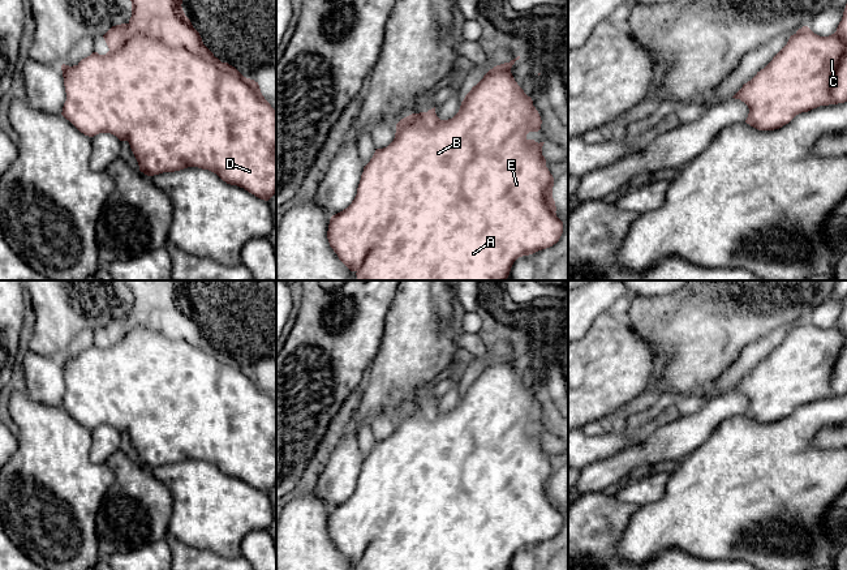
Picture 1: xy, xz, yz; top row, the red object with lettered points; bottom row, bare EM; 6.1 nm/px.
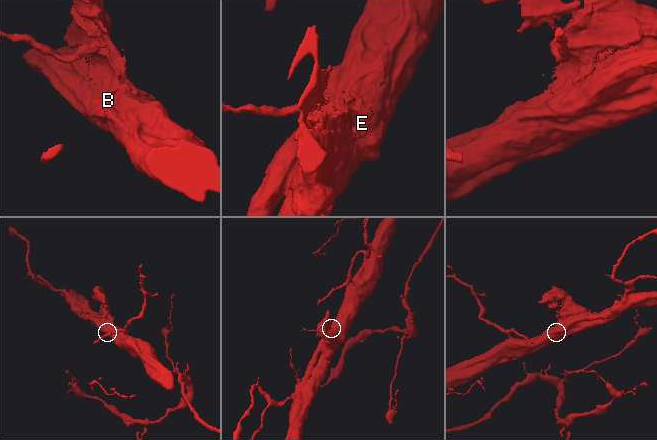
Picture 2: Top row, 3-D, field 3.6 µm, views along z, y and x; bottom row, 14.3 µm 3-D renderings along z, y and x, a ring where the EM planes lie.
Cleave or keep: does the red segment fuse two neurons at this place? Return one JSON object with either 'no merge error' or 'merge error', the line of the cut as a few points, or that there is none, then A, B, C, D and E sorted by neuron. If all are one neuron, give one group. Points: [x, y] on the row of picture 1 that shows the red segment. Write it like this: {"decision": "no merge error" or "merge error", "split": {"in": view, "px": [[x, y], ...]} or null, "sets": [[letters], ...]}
{"decision": "no merge error", "split": null, "sets": [["A", "B", "C", "D", "E"]]}

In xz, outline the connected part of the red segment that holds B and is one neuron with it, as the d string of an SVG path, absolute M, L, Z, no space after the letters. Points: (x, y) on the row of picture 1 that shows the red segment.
M520 56L490 69L472 87L461 102L459 112L448 120L440 120L435 107L427 112L412 113L396 124L394 141L383 149L377 149L370 162L364 167L357 194L352 203L330 219L327 239L339 260L357 275L357 280L507 280L513 262L523 256L533 254L556 244L563 233L563 222L556 217L553 198L554 177L546 167L542 155L545 142L528 140L529 132L541 129L541 116L533 100L515 81L511 68Z

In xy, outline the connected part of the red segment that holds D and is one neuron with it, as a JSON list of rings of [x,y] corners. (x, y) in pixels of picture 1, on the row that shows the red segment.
[[[130,0],[132,17],[128,23],[112,26],[104,35],[109,48],[106,55],[93,52],[77,65],[63,64],[63,77],[66,100],[61,115],[69,120],[81,133],[94,137],[99,133],[111,133],[120,141],[128,141],[138,162],[139,171],[147,176],[163,172],[175,172],[188,167],[198,167],[216,173],[223,181],[244,188],[255,197],[268,201],[276,193],[276,111],[265,99],[258,82],[244,77],[235,67],[222,63],[203,44],[199,33],[182,10],[182,0]]]

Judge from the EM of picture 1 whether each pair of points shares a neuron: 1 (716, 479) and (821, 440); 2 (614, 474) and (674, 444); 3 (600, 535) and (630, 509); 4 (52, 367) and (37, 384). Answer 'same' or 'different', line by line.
1: different
2: same
3: same
4: same

